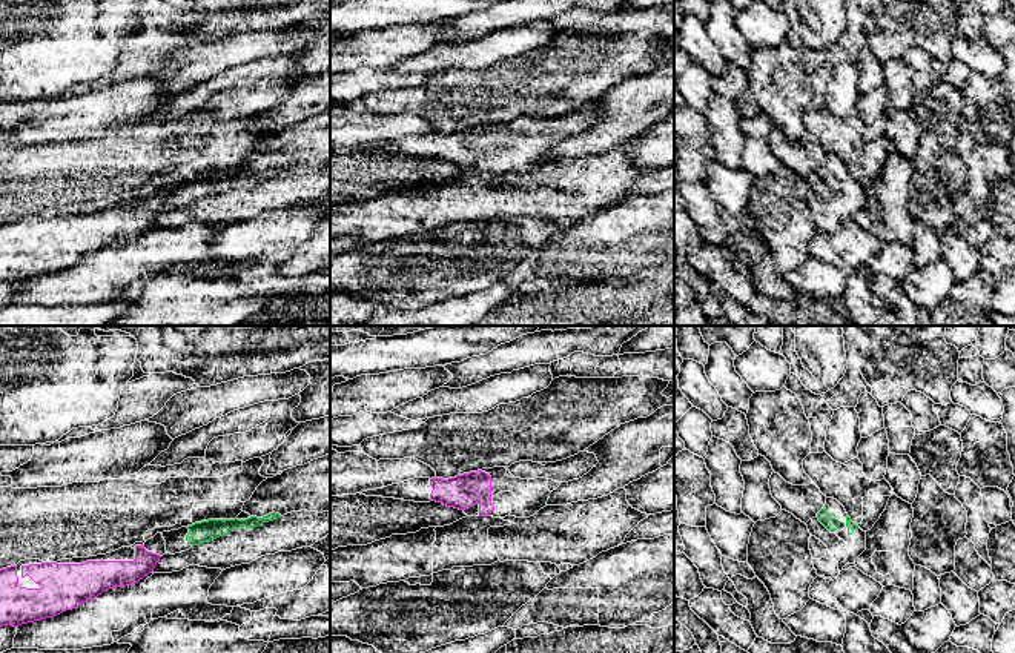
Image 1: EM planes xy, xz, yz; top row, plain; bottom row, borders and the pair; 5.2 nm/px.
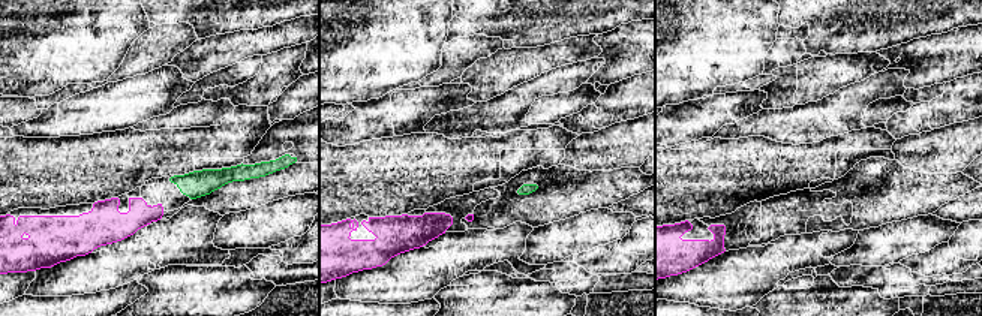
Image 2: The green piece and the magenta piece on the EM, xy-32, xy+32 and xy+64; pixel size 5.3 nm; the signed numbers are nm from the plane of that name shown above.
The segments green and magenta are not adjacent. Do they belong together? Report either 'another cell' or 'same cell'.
same cell

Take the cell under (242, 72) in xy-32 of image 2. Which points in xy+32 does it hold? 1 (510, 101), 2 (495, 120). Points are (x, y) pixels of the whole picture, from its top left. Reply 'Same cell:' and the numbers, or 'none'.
Same cell: 1, 2

